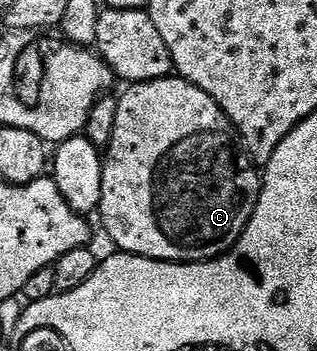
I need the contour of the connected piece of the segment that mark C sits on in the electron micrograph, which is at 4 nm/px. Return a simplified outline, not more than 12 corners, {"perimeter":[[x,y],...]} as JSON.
{"perimeter":[[189,80],[120,93],[99,217],[120,251],[230,252],[262,173]]}

